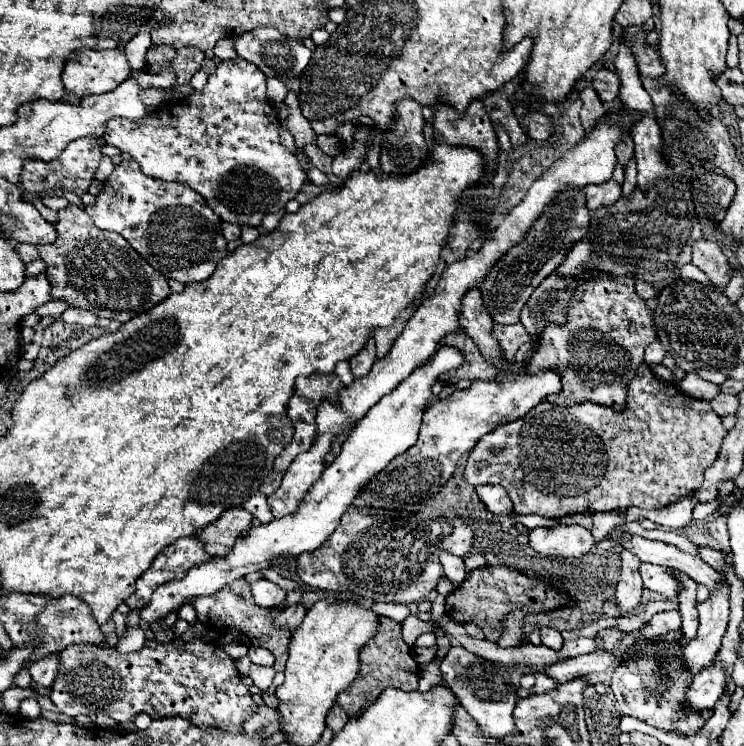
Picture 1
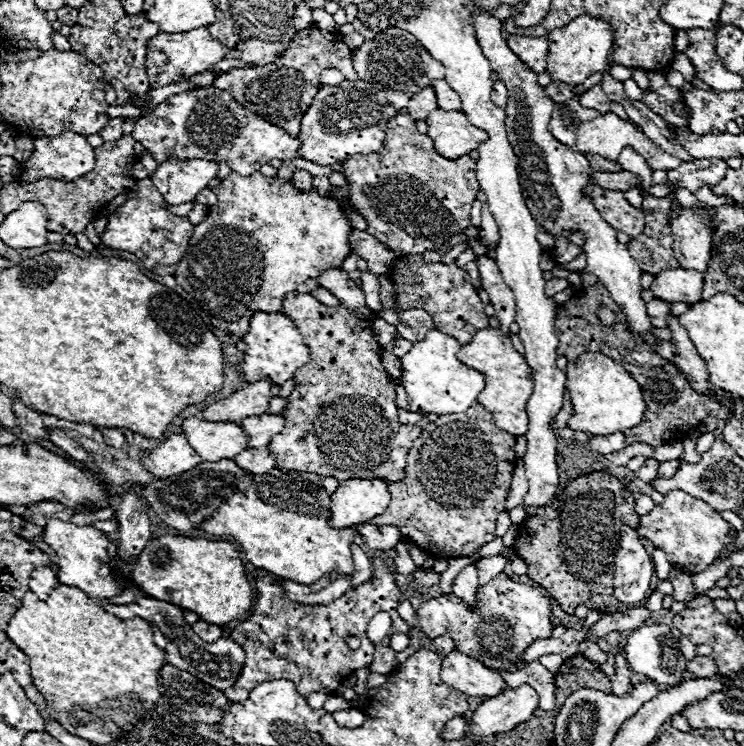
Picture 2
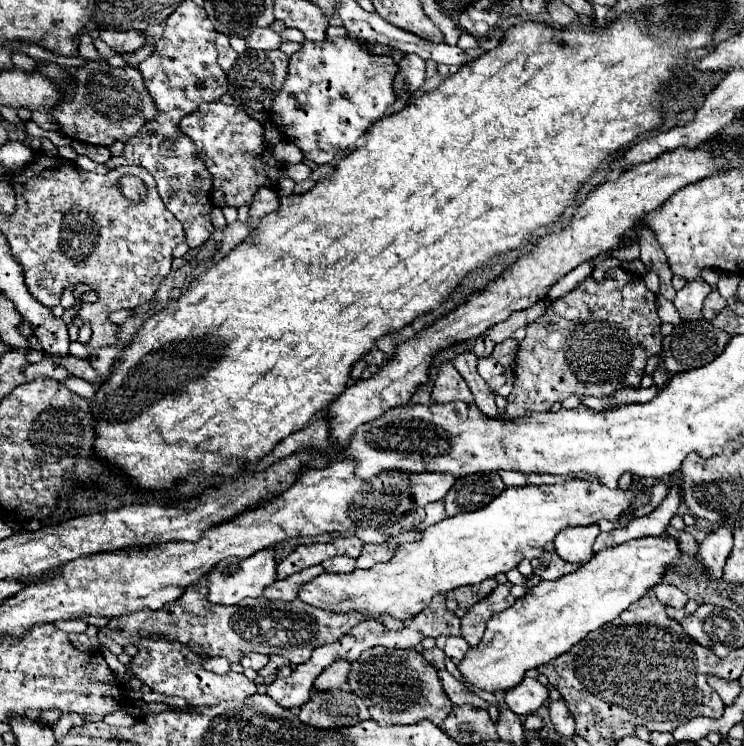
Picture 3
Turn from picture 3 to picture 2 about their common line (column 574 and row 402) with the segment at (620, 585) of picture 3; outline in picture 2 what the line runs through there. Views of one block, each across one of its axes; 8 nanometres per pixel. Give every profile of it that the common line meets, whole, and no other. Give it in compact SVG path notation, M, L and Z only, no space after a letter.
M586 352L574 362L566 364L566 390L574 406L574 414L568 420L568 428L588 434L612 434L638 426L644 418L644 400L638 382L620 364L600 352Z

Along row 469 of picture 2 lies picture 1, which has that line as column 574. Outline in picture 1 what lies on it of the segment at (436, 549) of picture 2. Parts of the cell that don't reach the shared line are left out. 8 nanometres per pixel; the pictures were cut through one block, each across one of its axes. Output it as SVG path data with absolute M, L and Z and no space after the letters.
M642 364L636 380L632 380L632 386L628 388L628 408L624 414L592 402L570 408L540 402L524 418L482 436L468 456L464 478L472 486L504 486L514 502L516 514L562 518L568 514L626 510L630 506L662 510L678 498L690 496L702 484L704 470L718 458L724 434L728 434L728 430L722 426L722 420L712 410L710 402L682 394L674 384L656 378L648 364Z

